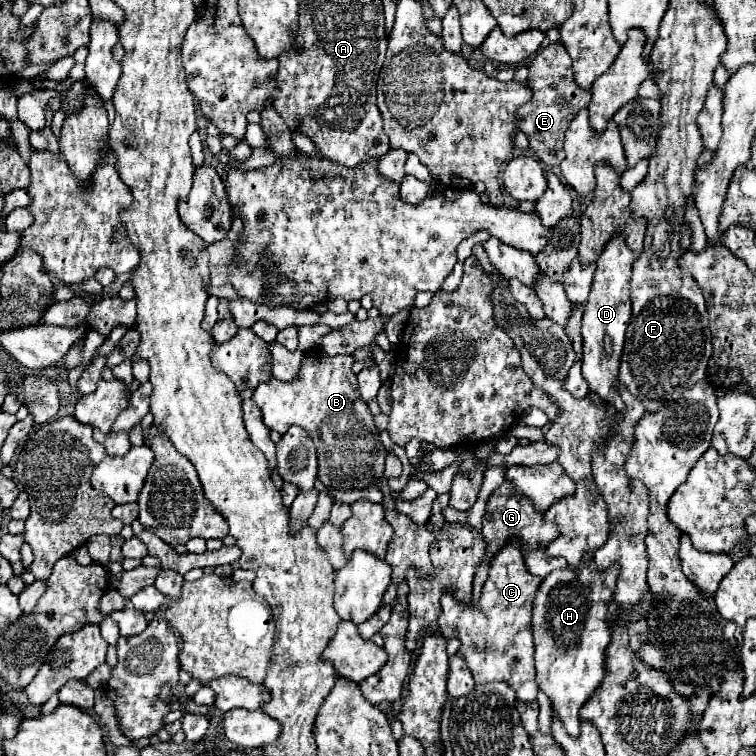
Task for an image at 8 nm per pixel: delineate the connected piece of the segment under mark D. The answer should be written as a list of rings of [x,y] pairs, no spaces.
[[[614,236],[610,244],[606,244],[602,256],[596,262],[596,274],[592,292],[584,306],[582,316],[582,376],[588,382],[590,390],[596,392],[604,402],[614,404],[616,410],[624,410],[624,402],[618,394],[618,366],[624,346],[626,326],[630,322],[630,268],[636,256],[626,246],[622,236]]]

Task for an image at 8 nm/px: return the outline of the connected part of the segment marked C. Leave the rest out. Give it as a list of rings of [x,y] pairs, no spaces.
[[[516,542],[504,546],[498,556],[490,562],[488,580],[484,582],[480,608],[472,608],[466,614],[448,614],[442,610],[438,626],[444,638],[458,638],[462,658],[466,660],[474,680],[478,684],[506,682],[516,690],[518,700],[536,700],[538,684],[534,680],[534,644],[532,644],[532,602],[540,586],[540,578],[530,574],[524,566],[524,556]]]

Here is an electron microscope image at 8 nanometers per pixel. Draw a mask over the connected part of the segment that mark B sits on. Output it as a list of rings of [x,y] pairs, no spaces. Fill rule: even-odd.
[[[306,352],[300,376],[294,382],[270,378],[252,392],[254,404],[262,410],[264,424],[284,434],[290,424],[306,428],[318,448],[318,478],[324,486],[338,490],[366,488],[376,476],[384,474],[386,450],[378,438],[374,416],[362,402],[352,372],[354,356],[326,356]],[[346,456],[350,460],[346,460]]]

